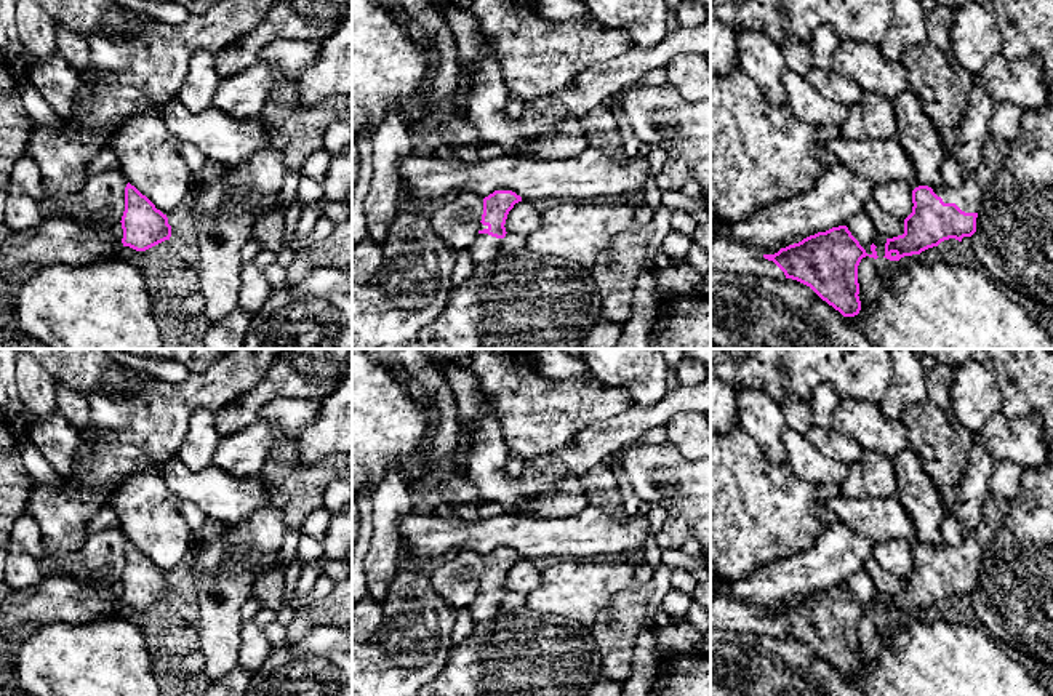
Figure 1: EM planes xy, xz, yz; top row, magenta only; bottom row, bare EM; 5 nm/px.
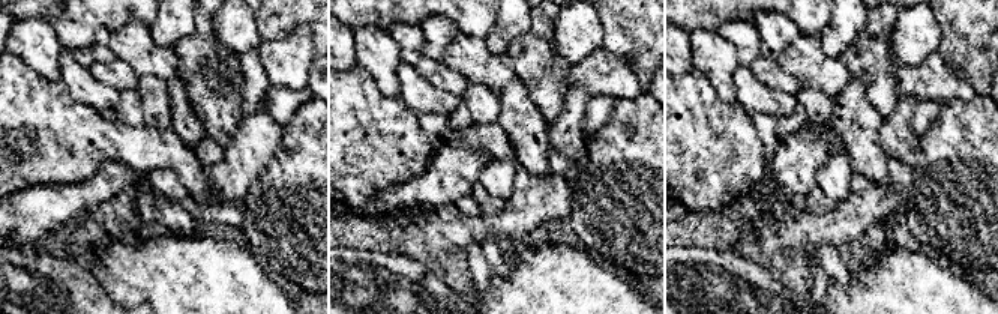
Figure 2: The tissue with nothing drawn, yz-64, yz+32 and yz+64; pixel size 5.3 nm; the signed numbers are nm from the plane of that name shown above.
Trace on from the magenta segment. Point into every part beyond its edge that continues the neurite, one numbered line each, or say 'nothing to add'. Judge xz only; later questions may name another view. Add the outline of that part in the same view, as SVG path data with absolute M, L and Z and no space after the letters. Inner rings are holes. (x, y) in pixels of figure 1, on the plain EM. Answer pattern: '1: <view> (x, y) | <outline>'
1: xz (484, 607) | M477 592L472 603L467 606L469 616L474 624L488 621L499 613L499 606L504 597L496 597L488 592Z

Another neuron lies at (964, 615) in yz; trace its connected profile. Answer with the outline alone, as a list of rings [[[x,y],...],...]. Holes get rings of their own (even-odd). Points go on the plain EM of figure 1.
[[[962,600],[960,608],[944,616],[947,621],[957,621],[967,626],[973,626],[976,629],[984,629],[979,616],[970,610],[970,602]]]

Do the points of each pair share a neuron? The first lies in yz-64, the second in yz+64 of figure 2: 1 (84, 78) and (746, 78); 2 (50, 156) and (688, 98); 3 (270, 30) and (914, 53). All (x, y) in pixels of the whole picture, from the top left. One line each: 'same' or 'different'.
1: same
2: same
3: different

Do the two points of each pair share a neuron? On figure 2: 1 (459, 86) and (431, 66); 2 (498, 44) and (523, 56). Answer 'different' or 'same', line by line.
1: same
2: different

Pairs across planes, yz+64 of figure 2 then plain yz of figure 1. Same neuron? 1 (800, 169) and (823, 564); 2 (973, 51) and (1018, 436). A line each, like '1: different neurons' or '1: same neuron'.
1: same neuron
2: different neurons

